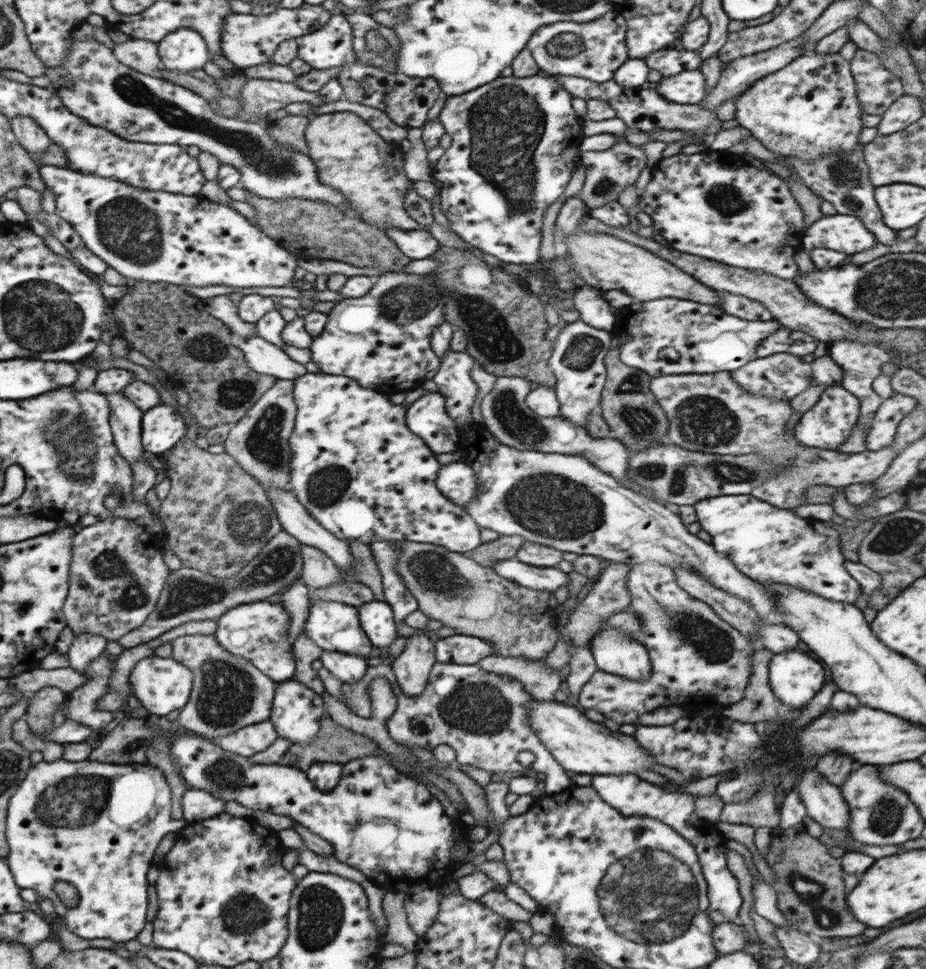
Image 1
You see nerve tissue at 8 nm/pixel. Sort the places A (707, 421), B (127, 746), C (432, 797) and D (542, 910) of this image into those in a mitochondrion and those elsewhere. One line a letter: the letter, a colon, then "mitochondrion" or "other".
A: mitochondrion
B: mitochondrion
C: other
D: other

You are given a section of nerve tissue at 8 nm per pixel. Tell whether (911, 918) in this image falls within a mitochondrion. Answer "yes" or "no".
no

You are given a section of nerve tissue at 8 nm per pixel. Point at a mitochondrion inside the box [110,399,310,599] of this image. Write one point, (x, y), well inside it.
(262, 443)

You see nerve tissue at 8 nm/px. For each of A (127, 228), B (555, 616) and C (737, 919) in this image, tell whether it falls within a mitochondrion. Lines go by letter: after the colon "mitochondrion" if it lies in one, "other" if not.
A: mitochondrion
B: other
C: other

